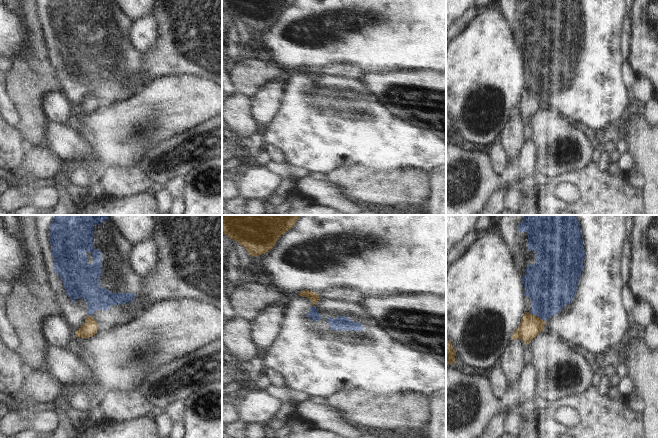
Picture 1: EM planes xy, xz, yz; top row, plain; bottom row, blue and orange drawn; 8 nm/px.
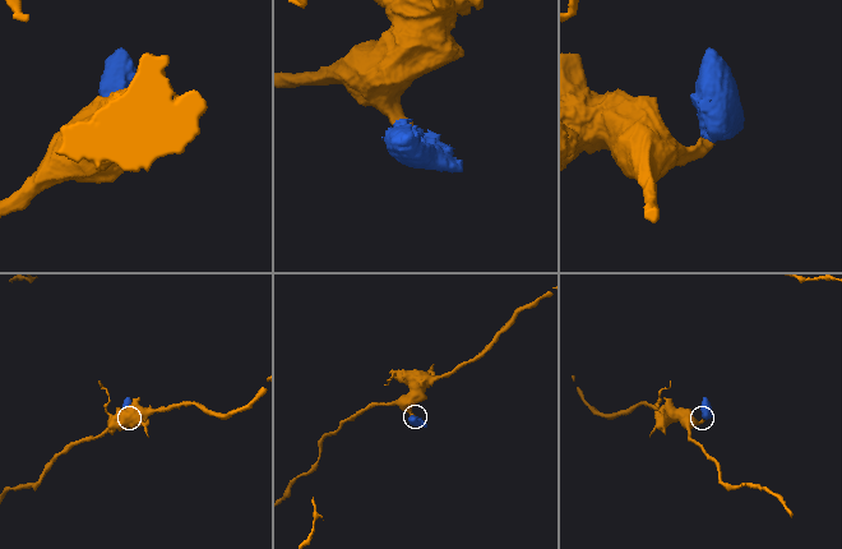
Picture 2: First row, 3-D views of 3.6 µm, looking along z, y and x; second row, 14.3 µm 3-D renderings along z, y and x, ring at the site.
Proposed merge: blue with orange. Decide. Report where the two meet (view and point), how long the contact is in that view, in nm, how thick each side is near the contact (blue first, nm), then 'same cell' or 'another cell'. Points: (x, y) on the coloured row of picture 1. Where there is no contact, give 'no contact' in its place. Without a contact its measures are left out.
meets blue in yz at (537, 316); contact 140 nm long; 360 nm thick on the blue side, 170 nm on the other; another cell

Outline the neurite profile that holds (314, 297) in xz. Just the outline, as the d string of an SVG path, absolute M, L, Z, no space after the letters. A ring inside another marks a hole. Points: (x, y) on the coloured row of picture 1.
M304 290L301 291L298 295L309 298L311 300L311 306L315 306L316 303L321 300L319 295L313 291Z

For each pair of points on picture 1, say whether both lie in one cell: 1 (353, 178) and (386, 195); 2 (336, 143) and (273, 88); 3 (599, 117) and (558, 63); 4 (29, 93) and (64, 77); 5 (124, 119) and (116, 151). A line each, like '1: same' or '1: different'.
1: same
2: different
3: same
4: different
5: same

